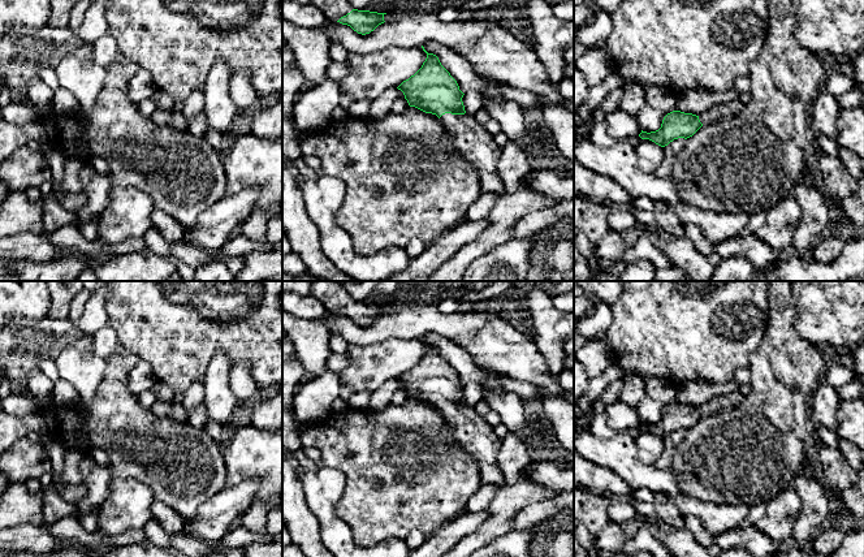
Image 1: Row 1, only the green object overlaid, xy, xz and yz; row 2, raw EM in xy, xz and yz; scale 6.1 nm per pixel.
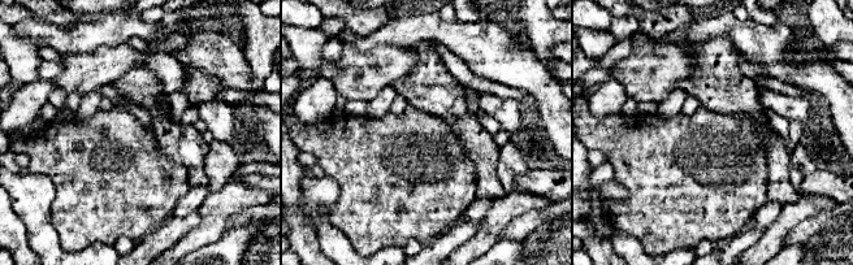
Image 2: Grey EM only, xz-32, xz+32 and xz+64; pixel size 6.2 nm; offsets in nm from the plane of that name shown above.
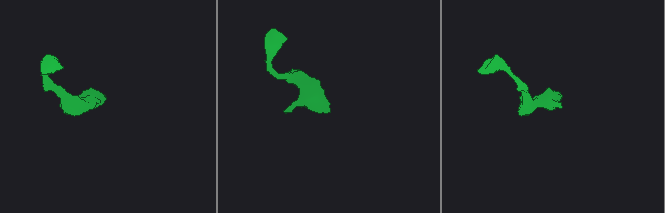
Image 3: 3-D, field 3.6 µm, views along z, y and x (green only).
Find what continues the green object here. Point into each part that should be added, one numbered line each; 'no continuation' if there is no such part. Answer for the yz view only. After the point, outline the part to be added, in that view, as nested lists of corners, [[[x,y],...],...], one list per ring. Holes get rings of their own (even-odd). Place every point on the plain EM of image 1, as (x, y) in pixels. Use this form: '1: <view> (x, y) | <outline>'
1: yz (718, 404) | [[[738,392],[720,394],[700,405],[699,411],[703,416],[718,414],[727,409],[738,406],[743,401],[743,398],[744,396]]]

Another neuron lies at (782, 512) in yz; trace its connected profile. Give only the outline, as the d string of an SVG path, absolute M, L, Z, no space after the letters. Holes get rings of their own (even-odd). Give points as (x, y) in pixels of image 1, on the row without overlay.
M789 487L766 504L766 510L756 527L773 541L790 545L794 541L794 524L802 510L798 492Z

